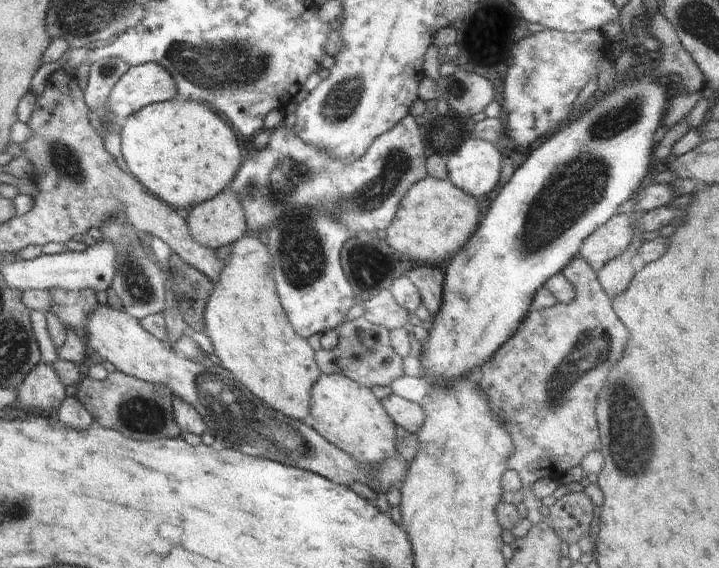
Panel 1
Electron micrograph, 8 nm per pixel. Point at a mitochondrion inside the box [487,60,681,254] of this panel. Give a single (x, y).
(615, 120)

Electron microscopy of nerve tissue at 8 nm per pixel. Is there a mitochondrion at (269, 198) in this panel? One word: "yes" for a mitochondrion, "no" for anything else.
yes

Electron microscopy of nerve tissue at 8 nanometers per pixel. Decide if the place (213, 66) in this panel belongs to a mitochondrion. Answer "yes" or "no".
yes

